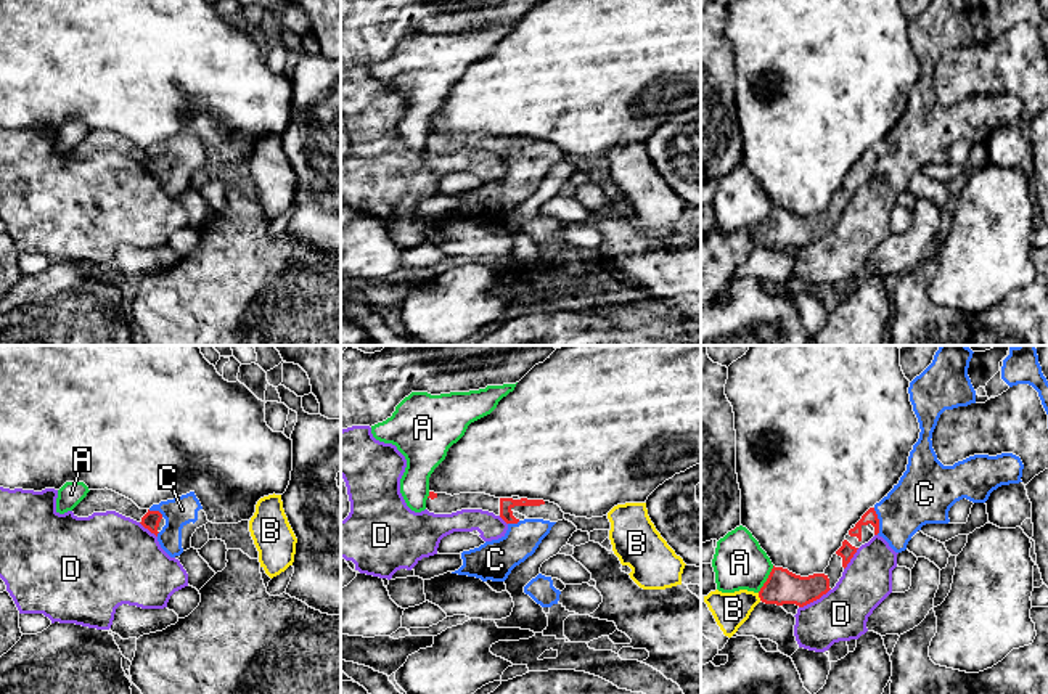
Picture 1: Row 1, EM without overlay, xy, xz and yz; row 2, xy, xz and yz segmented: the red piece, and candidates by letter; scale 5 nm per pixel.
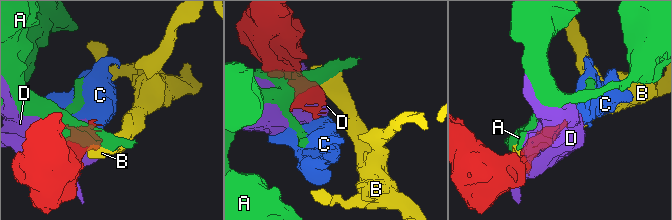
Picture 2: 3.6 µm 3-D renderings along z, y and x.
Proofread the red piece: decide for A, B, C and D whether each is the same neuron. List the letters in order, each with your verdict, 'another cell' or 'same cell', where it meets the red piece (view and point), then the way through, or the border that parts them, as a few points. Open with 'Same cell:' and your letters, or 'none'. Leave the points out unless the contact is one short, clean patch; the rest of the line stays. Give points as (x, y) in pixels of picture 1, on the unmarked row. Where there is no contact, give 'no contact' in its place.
Same cell: C
A: another cell; meets red in yz at (767, 219)
B: another cell; meets red in yz at (759, 236); border along yz (757, 233), (761, 240)
C: same cell; meets red in yz at (878, 161); runs through yz (870, 156), (878, 161), (897, 158), (921, 137)
D: another cell; meets red in yz at (814, 240)

